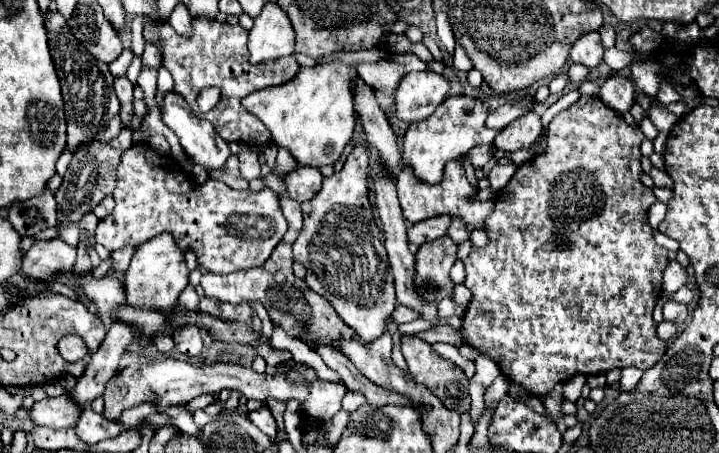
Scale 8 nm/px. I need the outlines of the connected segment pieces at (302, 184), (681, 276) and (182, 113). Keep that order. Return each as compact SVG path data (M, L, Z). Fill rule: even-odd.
M298 167L298 169L288 173L284 183L286 183L286 189L288 189L288 197L298 201L298 203L304 203L320 191L322 175L320 175L318 169Z
M670 261L668 267L664 269L664 279L662 279L662 291L664 295L670 295L678 291L686 283L686 269L678 261Z
M168 93L162 105L162 121L178 135L182 149L188 153L188 157L200 165L202 169L206 169L208 173L212 171L220 171L224 169L228 157L230 157L230 149L226 145L226 141L222 137L216 135L216 129L212 127L212 123L198 119L192 109L188 109L188 103L182 97L176 97L176 93Z

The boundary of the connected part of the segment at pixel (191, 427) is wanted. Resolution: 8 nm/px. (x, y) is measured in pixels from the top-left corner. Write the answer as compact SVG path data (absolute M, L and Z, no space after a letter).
M178 405L178 407L172 407L172 409L166 407L162 413L164 413L164 415L170 419L170 423L172 423L178 431L182 431L182 433L196 435L196 433L202 431L202 427L198 427L198 425L194 423L192 413L186 409L186 405Z

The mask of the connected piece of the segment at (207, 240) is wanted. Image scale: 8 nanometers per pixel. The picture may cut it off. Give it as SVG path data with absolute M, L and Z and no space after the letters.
M136 143L122 155L122 161L118 165L114 201L116 201L114 213L104 217L96 227L96 241L102 243L108 251L116 251L126 245L138 247L166 231L174 235L182 251L192 249L196 253L200 267L204 267L208 273L220 273L220 275L264 265L264 261L268 261L274 247L282 241L288 229L288 223L278 203L278 195L272 189L262 189L260 193L252 193L252 191L234 191L226 183L216 179L206 179L204 183L188 181L188 175L182 175L182 167L176 163L174 157L158 155L148 143Z

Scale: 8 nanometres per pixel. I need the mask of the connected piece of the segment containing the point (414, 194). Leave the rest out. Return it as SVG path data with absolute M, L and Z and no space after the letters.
M450 161L446 165L444 181L440 181L440 185L424 185L422 181L416 181L416 177L412 177L412 173L408 173L408 169L402 169L396 179L396 187L398 187L398 197L400 197L404 217L410 223L420 223L424 219L430 219L436 215L450 215L450 217L462 219L466 225L484 229L484 217L488 217L495 207L493 201L478 201L476 199L478 189L474 189L468 183L462 161Z

